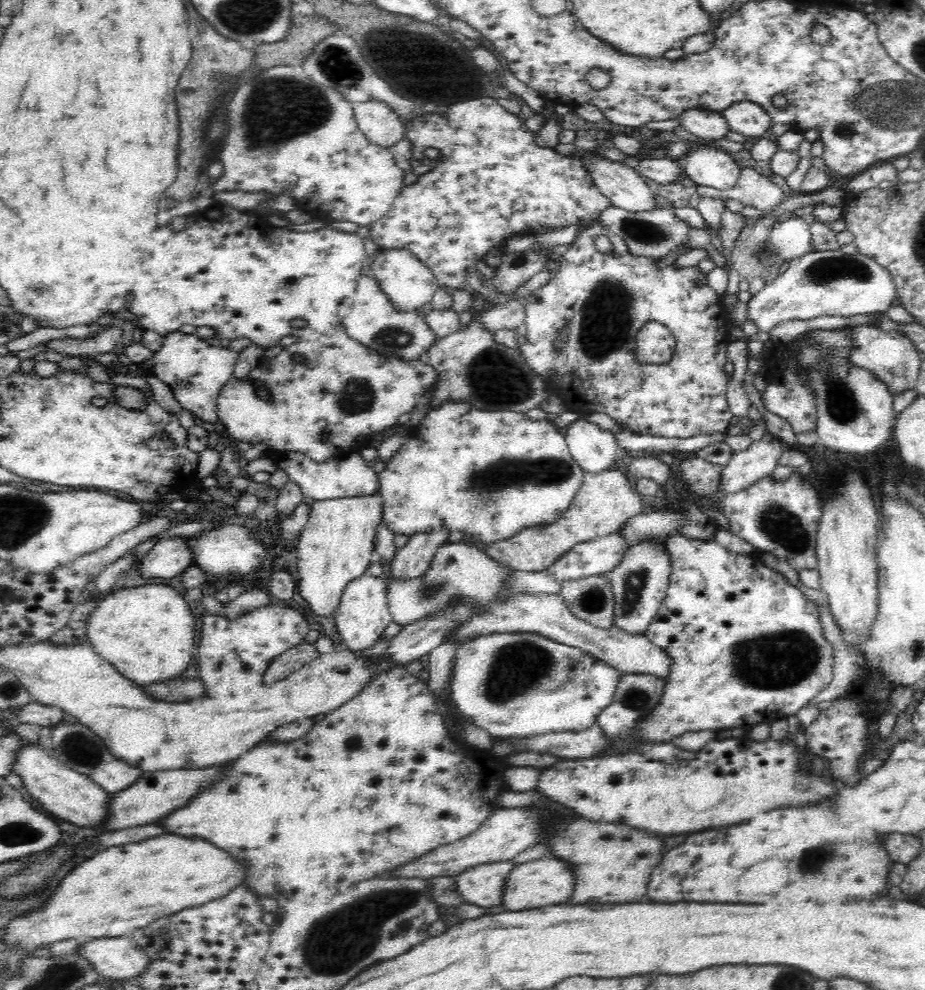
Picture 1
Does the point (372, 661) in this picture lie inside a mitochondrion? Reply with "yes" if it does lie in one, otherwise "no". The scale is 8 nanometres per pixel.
no

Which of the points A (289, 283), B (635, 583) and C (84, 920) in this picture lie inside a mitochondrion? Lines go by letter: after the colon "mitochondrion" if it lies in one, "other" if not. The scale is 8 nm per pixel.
A: mitochondrion
B: mitochondrion
C: other

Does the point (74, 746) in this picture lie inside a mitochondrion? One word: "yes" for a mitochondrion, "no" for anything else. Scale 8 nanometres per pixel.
yes

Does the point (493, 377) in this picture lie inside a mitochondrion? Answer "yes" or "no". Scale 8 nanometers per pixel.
yes

